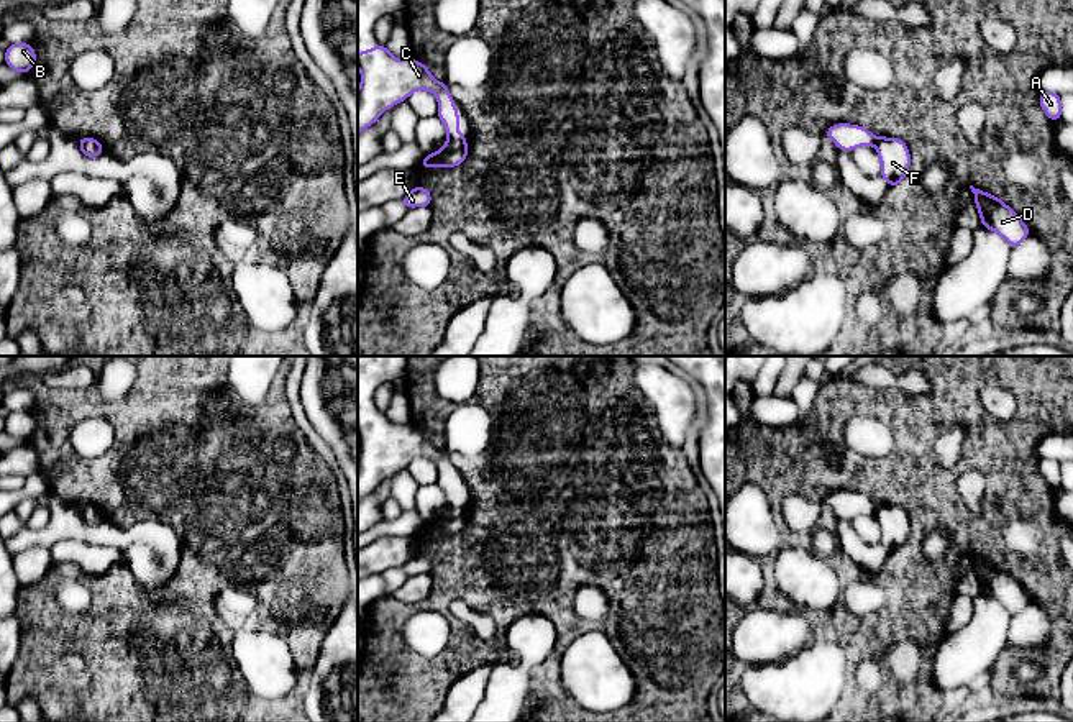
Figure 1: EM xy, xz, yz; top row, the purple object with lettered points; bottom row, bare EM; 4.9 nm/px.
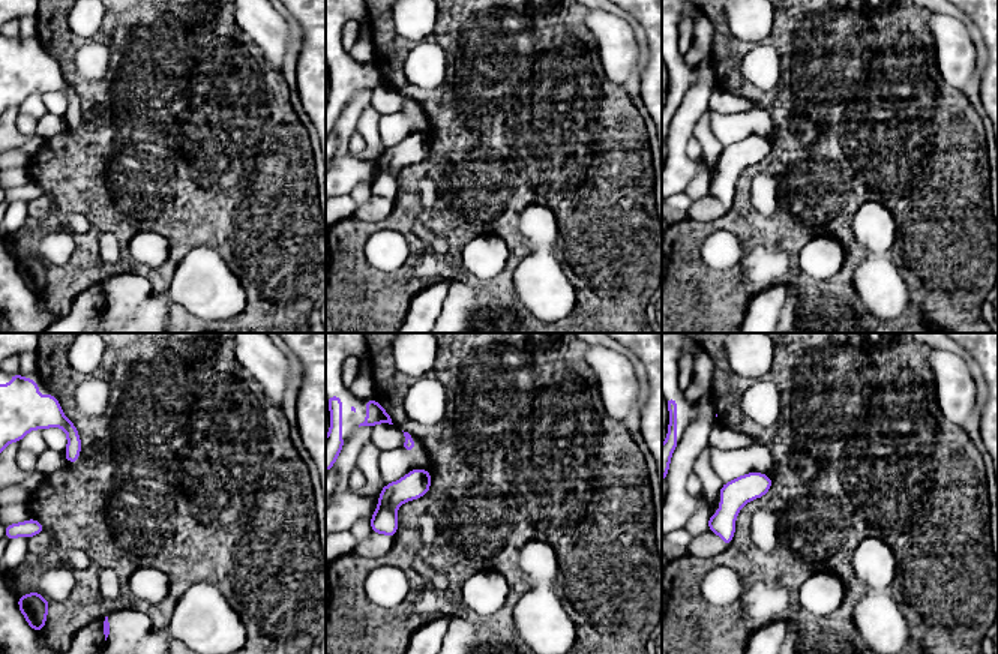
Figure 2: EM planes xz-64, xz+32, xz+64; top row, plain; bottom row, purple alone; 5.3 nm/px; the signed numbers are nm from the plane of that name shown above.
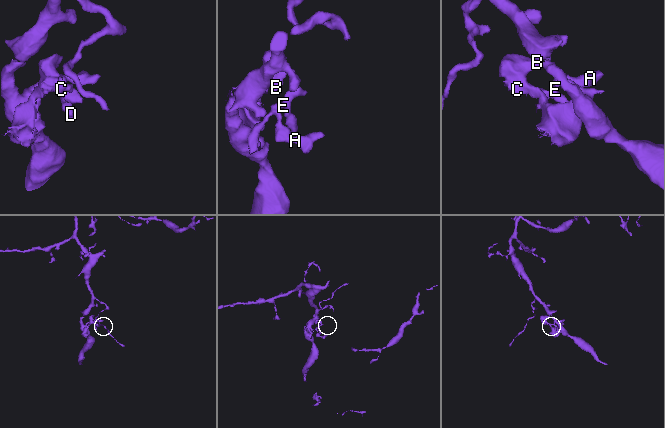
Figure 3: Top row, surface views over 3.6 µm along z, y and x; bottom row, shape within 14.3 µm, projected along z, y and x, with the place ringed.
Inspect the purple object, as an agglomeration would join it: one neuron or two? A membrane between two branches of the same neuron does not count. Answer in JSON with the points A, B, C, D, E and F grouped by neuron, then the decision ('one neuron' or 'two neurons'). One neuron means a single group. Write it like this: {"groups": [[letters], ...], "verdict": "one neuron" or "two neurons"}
{"groups": [["A", "D", "E", "F"], ["B", "C"]], "verdict": "two neurons"}

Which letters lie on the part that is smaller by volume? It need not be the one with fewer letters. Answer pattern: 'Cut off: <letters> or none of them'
Cut off: B, C

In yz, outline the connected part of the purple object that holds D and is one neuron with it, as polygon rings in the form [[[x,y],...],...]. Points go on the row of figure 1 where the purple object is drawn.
[[[973,185],[970,189],[975,194],[975,205],[984,228],[1002,236],[1011,248],[1019,246],[1030,235],[1025,222],[1001,197],[994,197]]]

